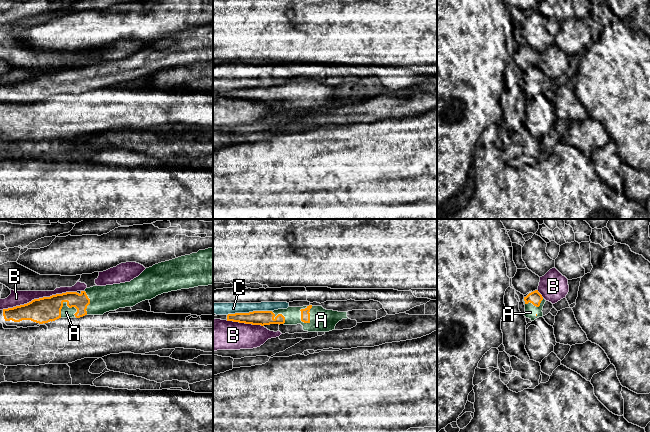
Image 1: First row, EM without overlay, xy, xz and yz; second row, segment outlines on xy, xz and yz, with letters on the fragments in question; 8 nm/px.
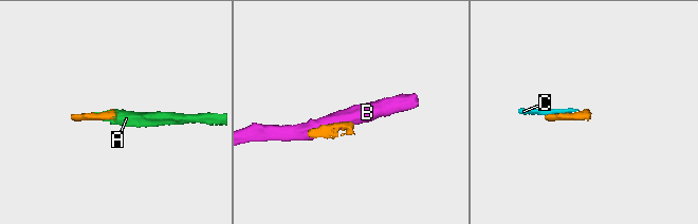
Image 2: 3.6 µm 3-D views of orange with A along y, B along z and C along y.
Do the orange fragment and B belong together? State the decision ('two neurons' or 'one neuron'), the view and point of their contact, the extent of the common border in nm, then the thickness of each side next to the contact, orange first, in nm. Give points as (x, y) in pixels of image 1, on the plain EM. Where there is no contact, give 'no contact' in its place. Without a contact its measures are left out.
two neurons | xy (39, 74) | 600 nm | 200/120 nm

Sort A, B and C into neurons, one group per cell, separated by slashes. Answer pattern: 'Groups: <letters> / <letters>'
Groups: A / B / C

